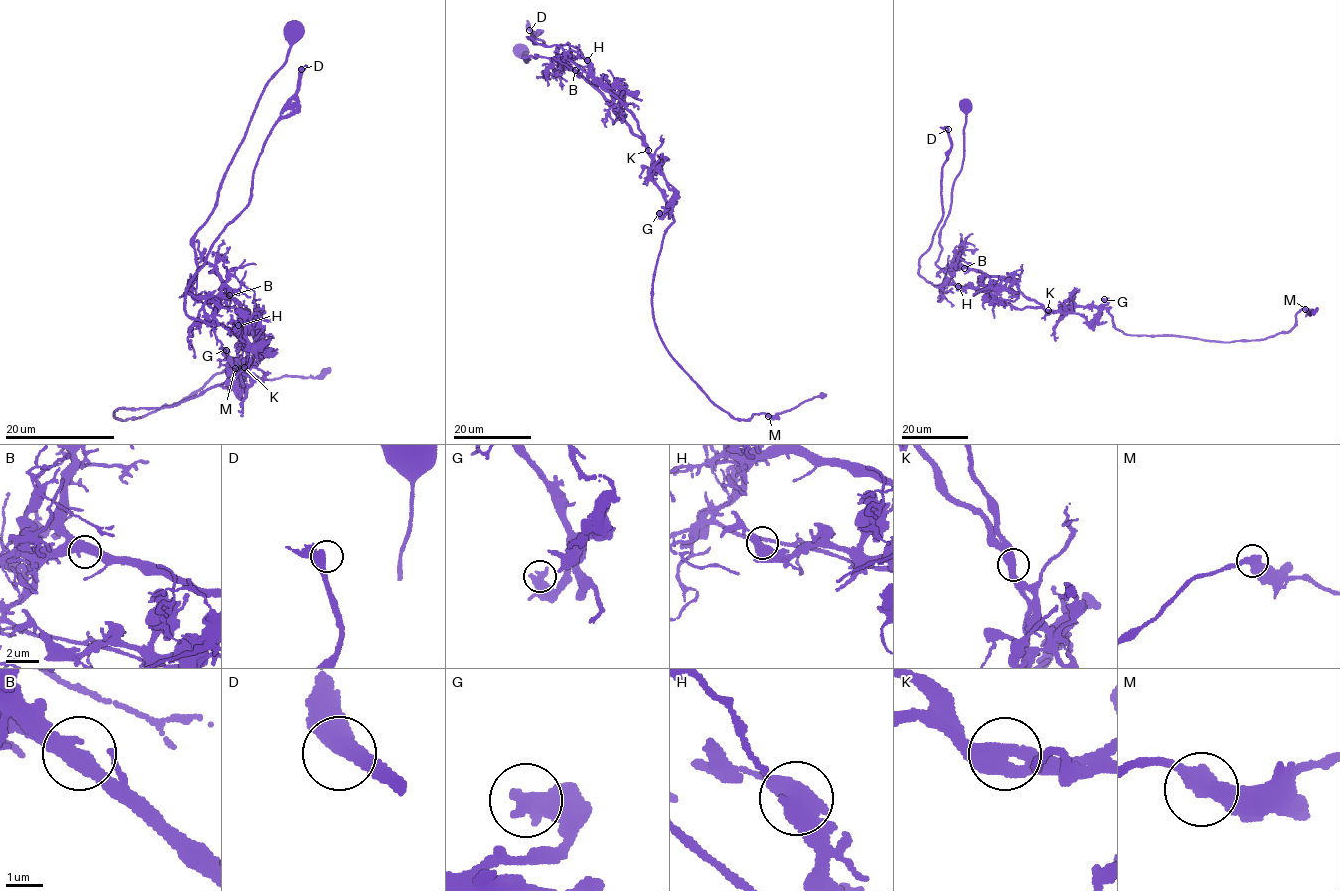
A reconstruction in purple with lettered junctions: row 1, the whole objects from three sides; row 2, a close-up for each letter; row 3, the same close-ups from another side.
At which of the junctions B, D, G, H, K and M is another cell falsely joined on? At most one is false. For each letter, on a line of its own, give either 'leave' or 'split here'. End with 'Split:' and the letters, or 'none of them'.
B: leave
D: leave
G: leave
H: leave
K: split here
M: leave
Split: K

